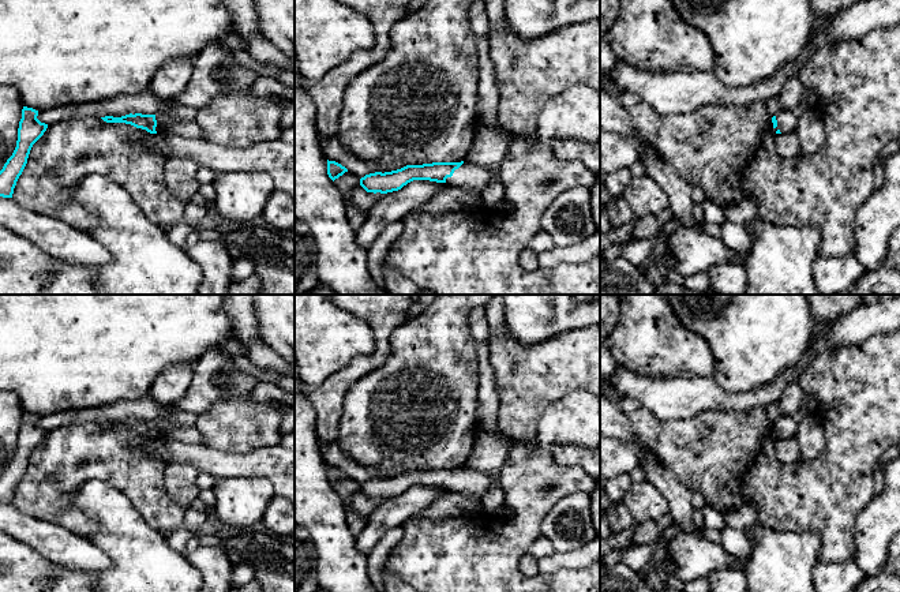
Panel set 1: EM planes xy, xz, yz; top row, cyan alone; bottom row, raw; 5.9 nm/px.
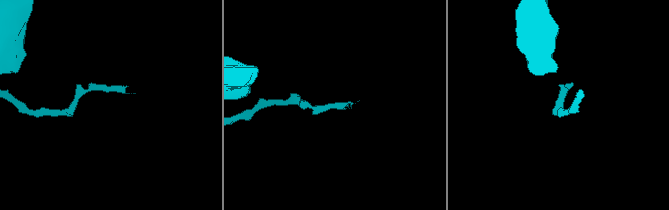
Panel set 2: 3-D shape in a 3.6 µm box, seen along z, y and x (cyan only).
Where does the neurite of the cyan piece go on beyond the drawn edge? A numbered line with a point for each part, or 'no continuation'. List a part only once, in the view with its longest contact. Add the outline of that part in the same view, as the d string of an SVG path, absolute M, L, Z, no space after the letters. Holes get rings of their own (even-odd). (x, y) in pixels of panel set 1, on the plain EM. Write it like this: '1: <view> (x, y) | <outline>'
1: xz (468, 482) | M464 468L458 475L454 476L451 483L446 484L446 488L464 495L481 498L491 484L492 479L487 473Z

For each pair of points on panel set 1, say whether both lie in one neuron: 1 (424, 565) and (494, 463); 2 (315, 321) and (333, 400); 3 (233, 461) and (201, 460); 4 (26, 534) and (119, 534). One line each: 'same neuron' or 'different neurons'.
1: different neurons
2: different neurons
3: same neuron
4: different neurons

